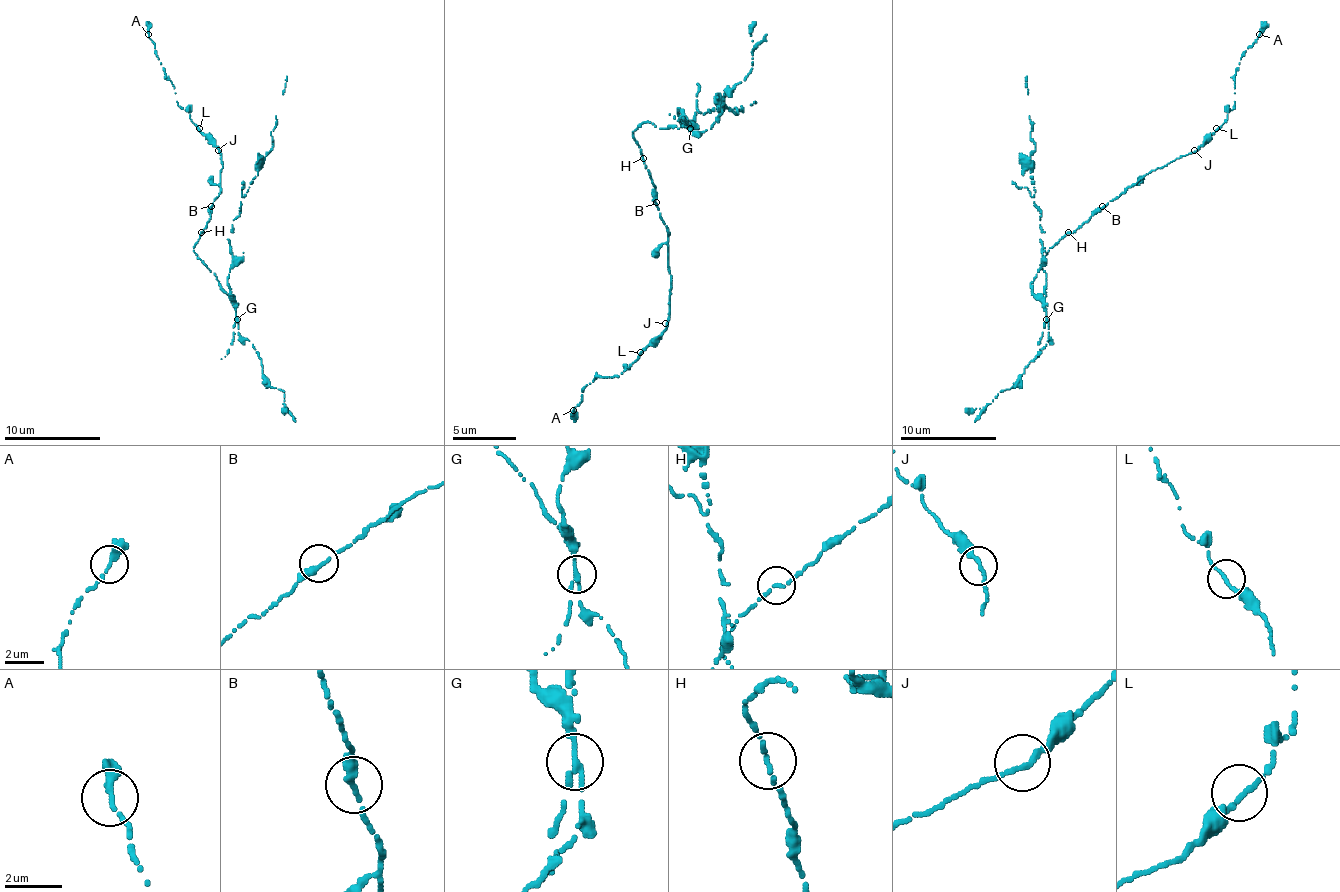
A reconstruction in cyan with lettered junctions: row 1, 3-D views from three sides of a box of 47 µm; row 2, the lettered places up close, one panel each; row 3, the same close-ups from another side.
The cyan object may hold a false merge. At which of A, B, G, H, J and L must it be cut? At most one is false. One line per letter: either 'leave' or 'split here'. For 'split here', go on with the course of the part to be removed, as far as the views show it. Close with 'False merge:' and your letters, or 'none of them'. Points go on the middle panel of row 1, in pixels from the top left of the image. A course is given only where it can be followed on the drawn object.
A: leave
B: leave
G: split here
H: leave
J: leave
L: leave
False merge: G

